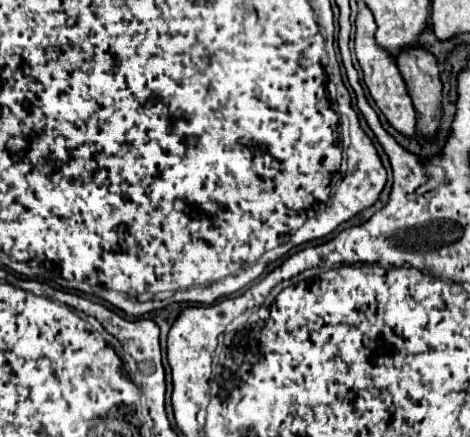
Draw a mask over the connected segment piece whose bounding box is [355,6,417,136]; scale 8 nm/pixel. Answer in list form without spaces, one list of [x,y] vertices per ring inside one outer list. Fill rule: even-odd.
[[[367,6],[359,10],[355,26],[357,26],[357,32],[355,32],[355,54],[357,54],[357,60],[359,60],[359,64],[363,68],[365,84],[369,88],[371,98],[377,102],[377,106],[381,108],[381,112],[385,114],[385,118],[389,120],[389,124],[395,130],[399,130],[405,136],[413,136],[417,120],[415,120],[415,108],[411,104],[411,96],[407,92],[405,80],[401,78],[401,72],[397,68],[397,62],[395,62],[395,56],[389,54],[385,48],[381,48],[377,44],[377,40],[375,40],[377,24],[375,24],[373,14],[371,14],[371,10]]]

